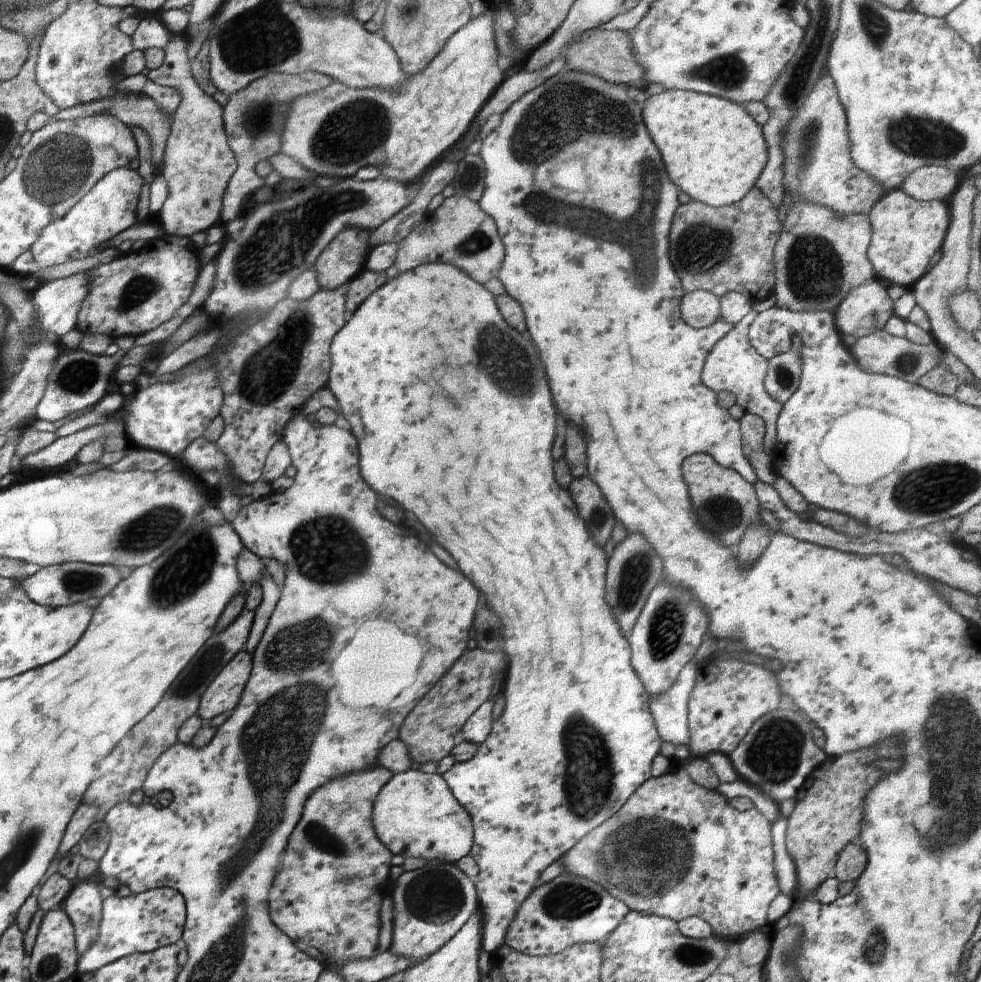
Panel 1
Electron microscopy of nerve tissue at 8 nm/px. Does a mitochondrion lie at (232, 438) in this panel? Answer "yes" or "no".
no

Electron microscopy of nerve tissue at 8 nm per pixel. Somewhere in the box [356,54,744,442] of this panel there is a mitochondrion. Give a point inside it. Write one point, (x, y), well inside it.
(644, 258)

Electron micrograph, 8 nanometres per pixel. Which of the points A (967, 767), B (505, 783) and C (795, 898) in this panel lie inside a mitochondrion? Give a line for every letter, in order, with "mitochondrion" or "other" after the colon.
A: mitochondrion
B: other
C: other

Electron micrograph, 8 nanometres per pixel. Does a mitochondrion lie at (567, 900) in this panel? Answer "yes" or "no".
yes

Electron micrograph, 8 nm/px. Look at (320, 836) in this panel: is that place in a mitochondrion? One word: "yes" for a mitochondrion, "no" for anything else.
yes

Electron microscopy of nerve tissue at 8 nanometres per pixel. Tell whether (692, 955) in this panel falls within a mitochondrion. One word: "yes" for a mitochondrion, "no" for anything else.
yes

